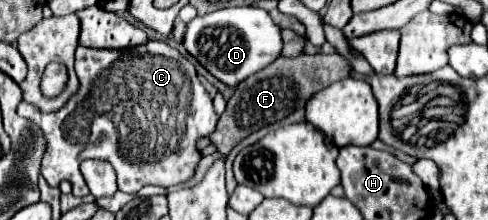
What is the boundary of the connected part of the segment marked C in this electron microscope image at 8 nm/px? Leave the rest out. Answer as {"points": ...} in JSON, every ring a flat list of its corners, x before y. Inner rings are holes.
{"points":[[148,40,146,44,128,50,108,50,108,48,76,48,76,76,80,80,80,90,72,94,58,112,42,114,36,106,22,102,18,114,30,118,44,130,48,140,48,150,42,158,42,176,50,186,58,186,62,180,72,182,74,196,82,198,88,194,86,182,80,174,80,162,86,158,108,160,118,174,118,190,126,194,136,194,146,184,174,186,188,182,200,160,200,150,196,150,196,140,212,134,218,122,210,94,204,90,196,76,192,62,180,54,176,46,162,40],[98,102,108,102,108,114,98,110]]}

